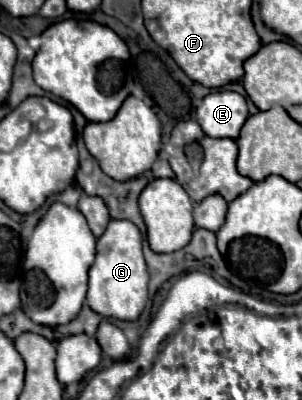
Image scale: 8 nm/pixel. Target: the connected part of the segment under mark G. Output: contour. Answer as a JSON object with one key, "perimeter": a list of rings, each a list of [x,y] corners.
{"perimeter":[[[110,220],[106,232],[96,242],[96,262],[88,272],[88,306],[118,320],[136,320],[148,300],[148,270],[142,256],[142,236],[130,220]]]}

